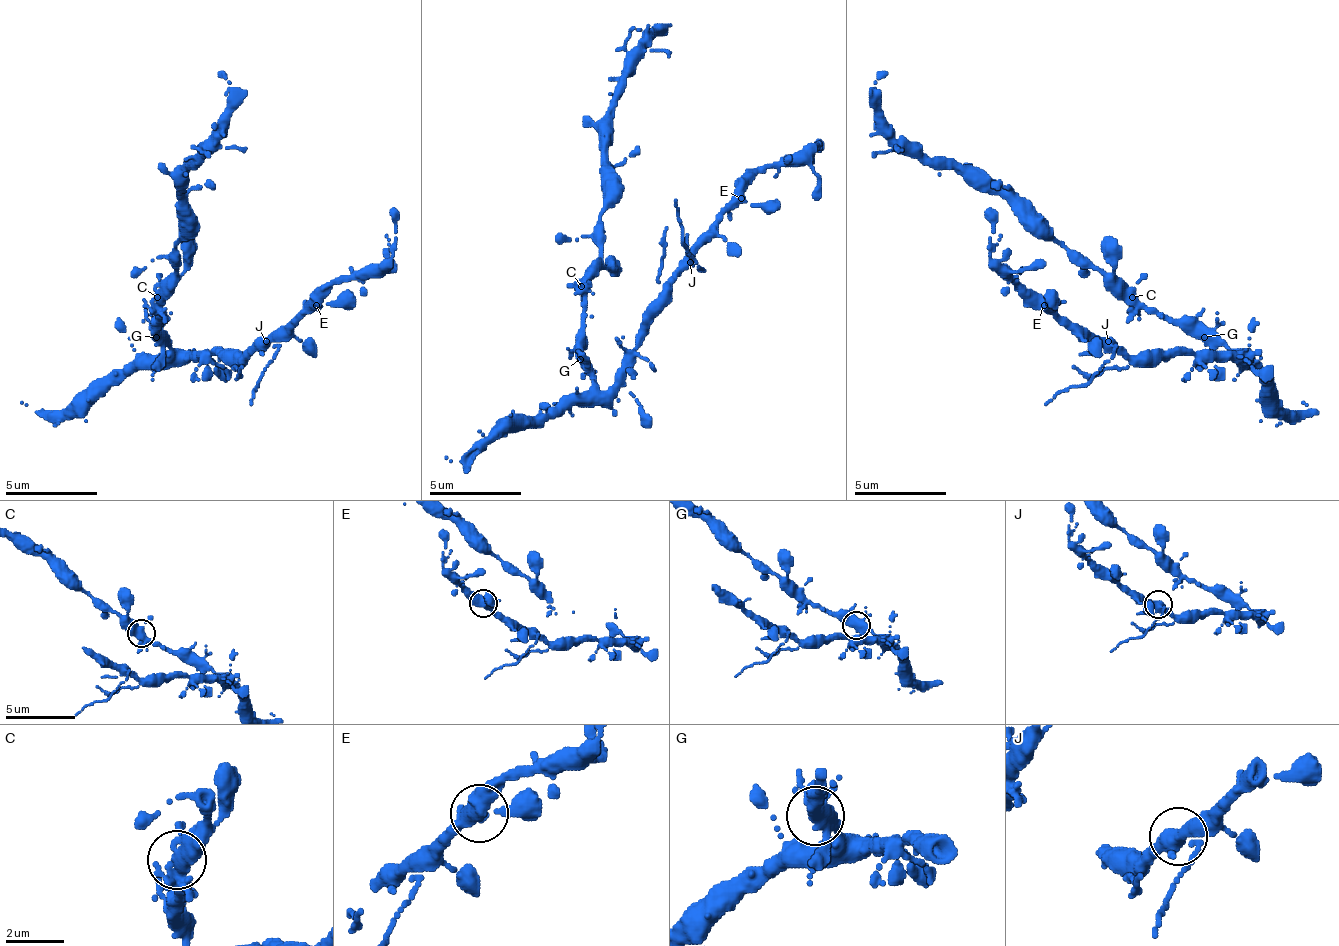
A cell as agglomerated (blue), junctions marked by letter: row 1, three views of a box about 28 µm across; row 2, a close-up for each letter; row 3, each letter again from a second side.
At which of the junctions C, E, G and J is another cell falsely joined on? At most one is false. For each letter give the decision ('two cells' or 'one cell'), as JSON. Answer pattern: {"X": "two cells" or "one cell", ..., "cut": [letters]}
{"C": "one cell", "E": "one cell", "G": "one cell", "J": "one cell", "cut": []}

